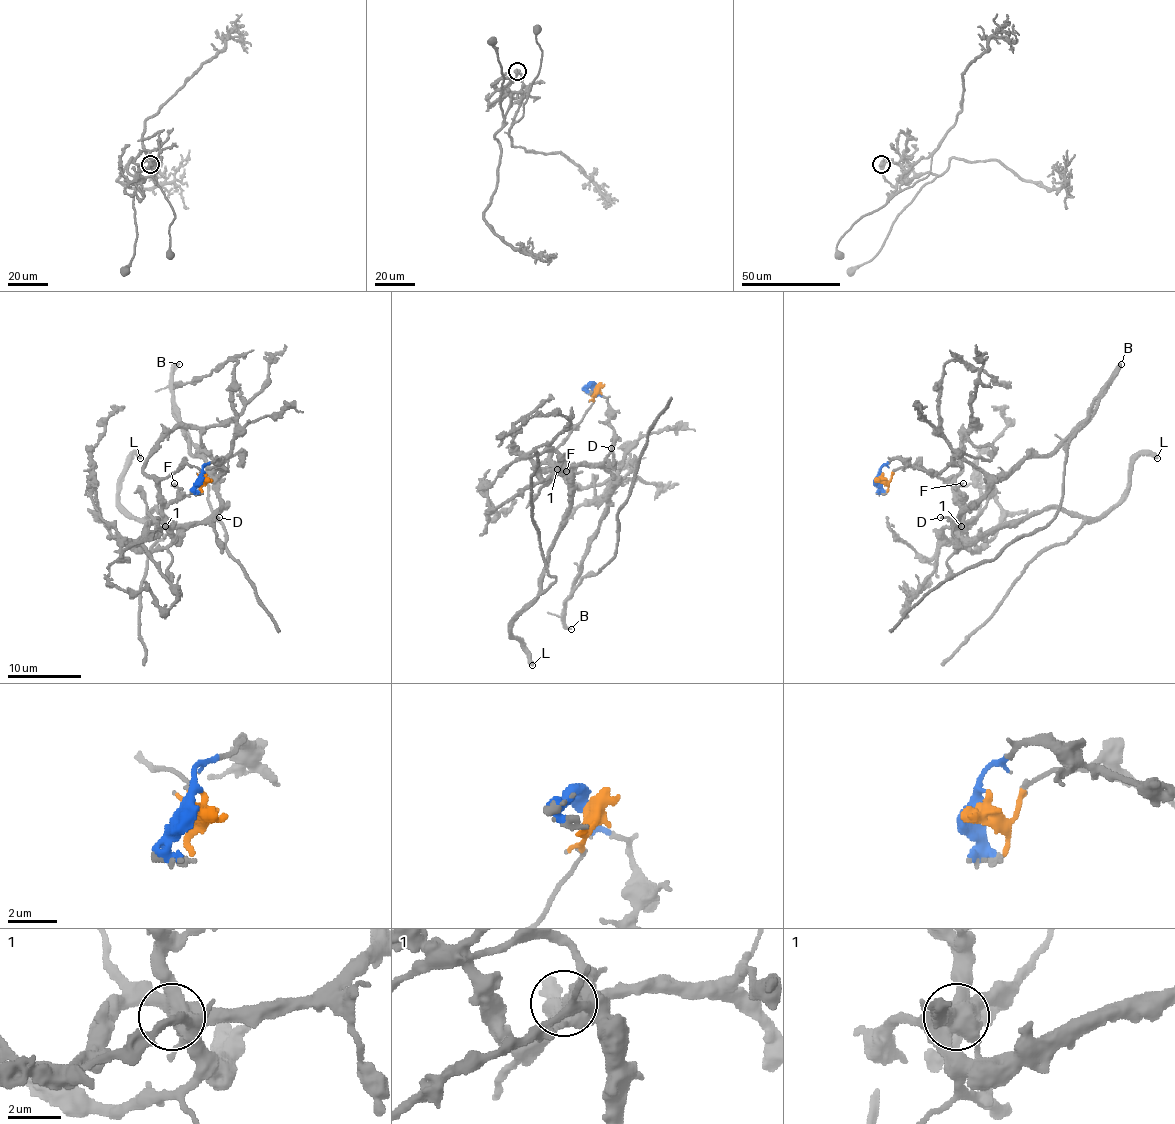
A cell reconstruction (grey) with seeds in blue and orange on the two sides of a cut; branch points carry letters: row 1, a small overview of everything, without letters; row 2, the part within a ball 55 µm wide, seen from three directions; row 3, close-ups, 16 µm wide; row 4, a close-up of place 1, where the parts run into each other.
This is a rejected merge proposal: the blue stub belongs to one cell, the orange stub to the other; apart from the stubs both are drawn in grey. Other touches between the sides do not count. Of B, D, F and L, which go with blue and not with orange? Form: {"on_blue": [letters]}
{"on_blue": ["B", "D"]}

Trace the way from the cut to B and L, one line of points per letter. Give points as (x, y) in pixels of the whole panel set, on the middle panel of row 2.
B: (593, 388), (608, 403), (617, 474), (608, 491), (608, 513), (566, 601), (564, 624), (571, 628)
L: (595, 388), (590, 408), (549, 456), (568, 474), (566, 524), (553, 542), (538, 597), (511, 624), (533, 665)

